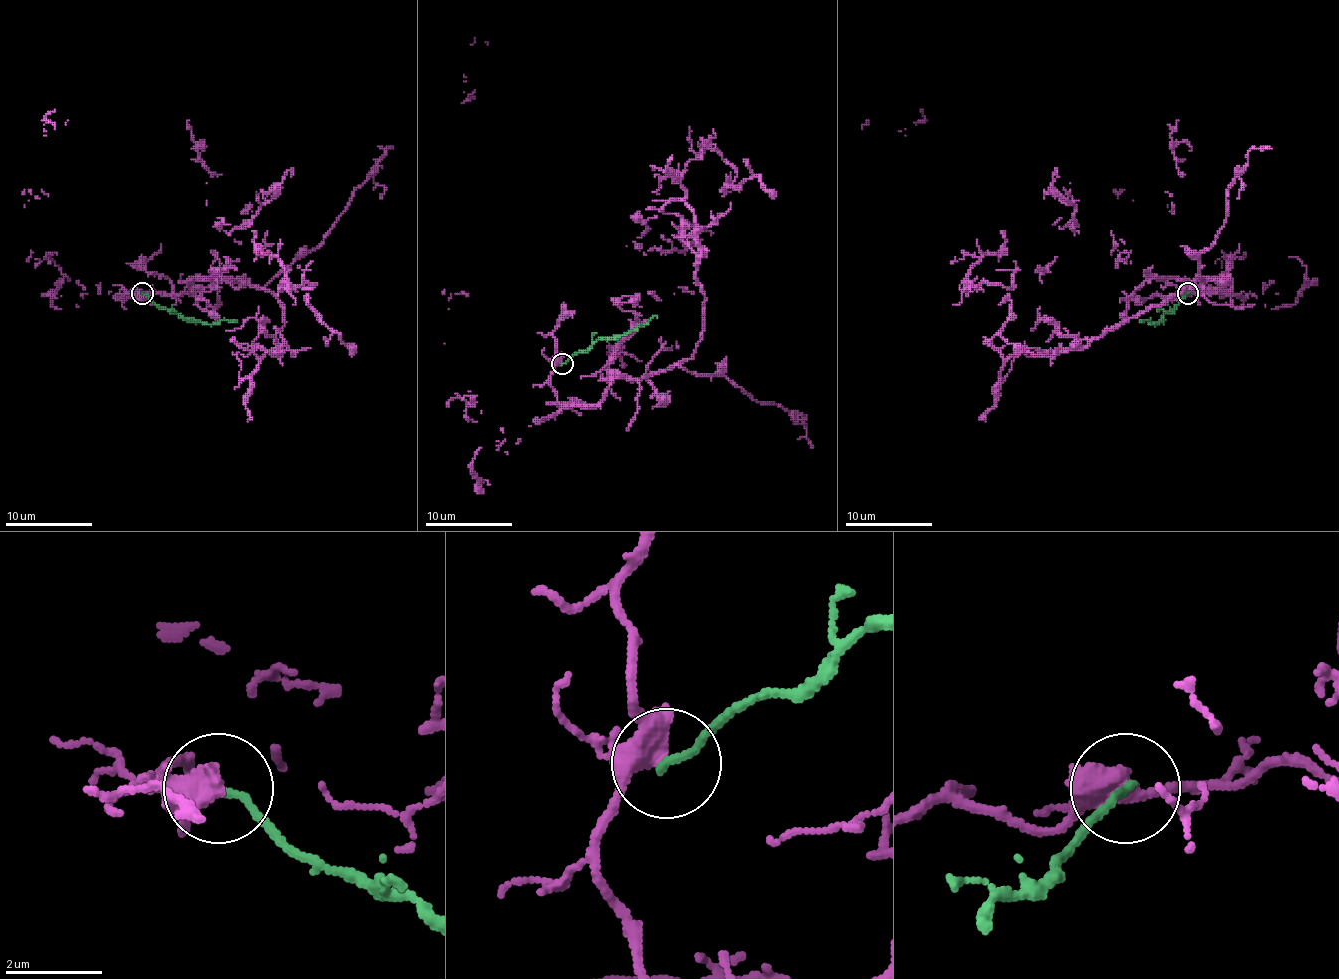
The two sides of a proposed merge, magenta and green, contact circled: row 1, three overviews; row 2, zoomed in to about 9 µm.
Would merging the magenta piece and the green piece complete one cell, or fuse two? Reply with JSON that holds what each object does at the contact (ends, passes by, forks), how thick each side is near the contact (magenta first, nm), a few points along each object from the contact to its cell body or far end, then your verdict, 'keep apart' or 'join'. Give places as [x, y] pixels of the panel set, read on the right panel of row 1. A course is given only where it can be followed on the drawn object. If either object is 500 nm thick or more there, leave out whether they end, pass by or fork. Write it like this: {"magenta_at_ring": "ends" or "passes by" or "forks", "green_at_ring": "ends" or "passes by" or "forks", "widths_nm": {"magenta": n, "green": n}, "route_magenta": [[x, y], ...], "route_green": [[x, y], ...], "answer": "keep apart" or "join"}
{"magenta_at_ring": "forks", "green_at_ring": "ends", "widths_nm": {"magenta": 400, "green": 170}, "route_magenta": [[1187, 292], [1228, 294], [1152, 279], [1129, 252], [1118, 263], [1111, 233], [1061, 218], [1070, 183], [866, 125]], "route_green": [[1187, 294], [1157, 324], [1150, 320], [1139, 320], [1142, 322]], "answer": "keep apart"}

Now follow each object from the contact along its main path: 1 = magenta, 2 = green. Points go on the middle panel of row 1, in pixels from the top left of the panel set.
1: (561, 363), (557, 400), (596, 404), (644, 320), (631, 298), (685, 287), (626, 246), (485, 42)
2: (561, 363), (598, 339), (631, 333), (655, 315), (657, 318)

